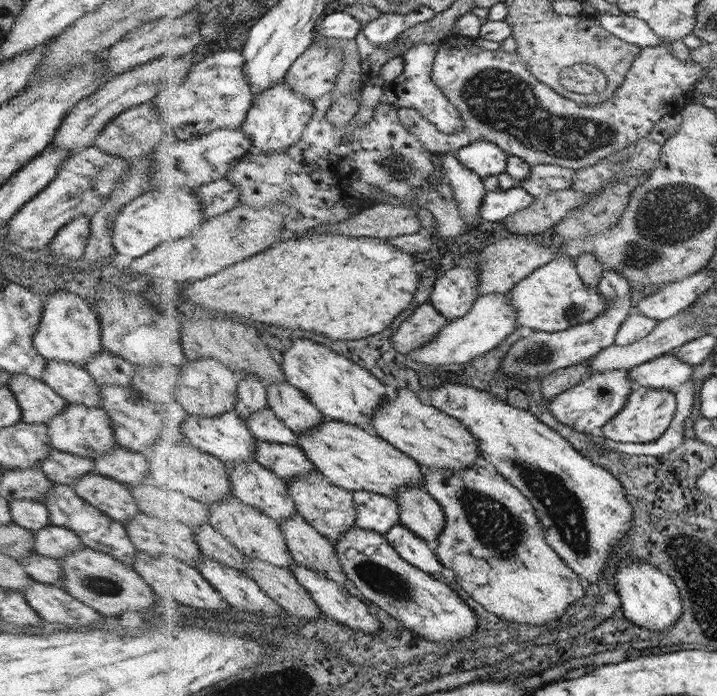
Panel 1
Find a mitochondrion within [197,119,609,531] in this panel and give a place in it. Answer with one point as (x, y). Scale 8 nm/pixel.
(538, 355)

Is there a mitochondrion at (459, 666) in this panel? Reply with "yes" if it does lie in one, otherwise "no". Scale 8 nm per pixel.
no

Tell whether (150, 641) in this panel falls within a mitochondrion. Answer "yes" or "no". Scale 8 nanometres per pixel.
no

